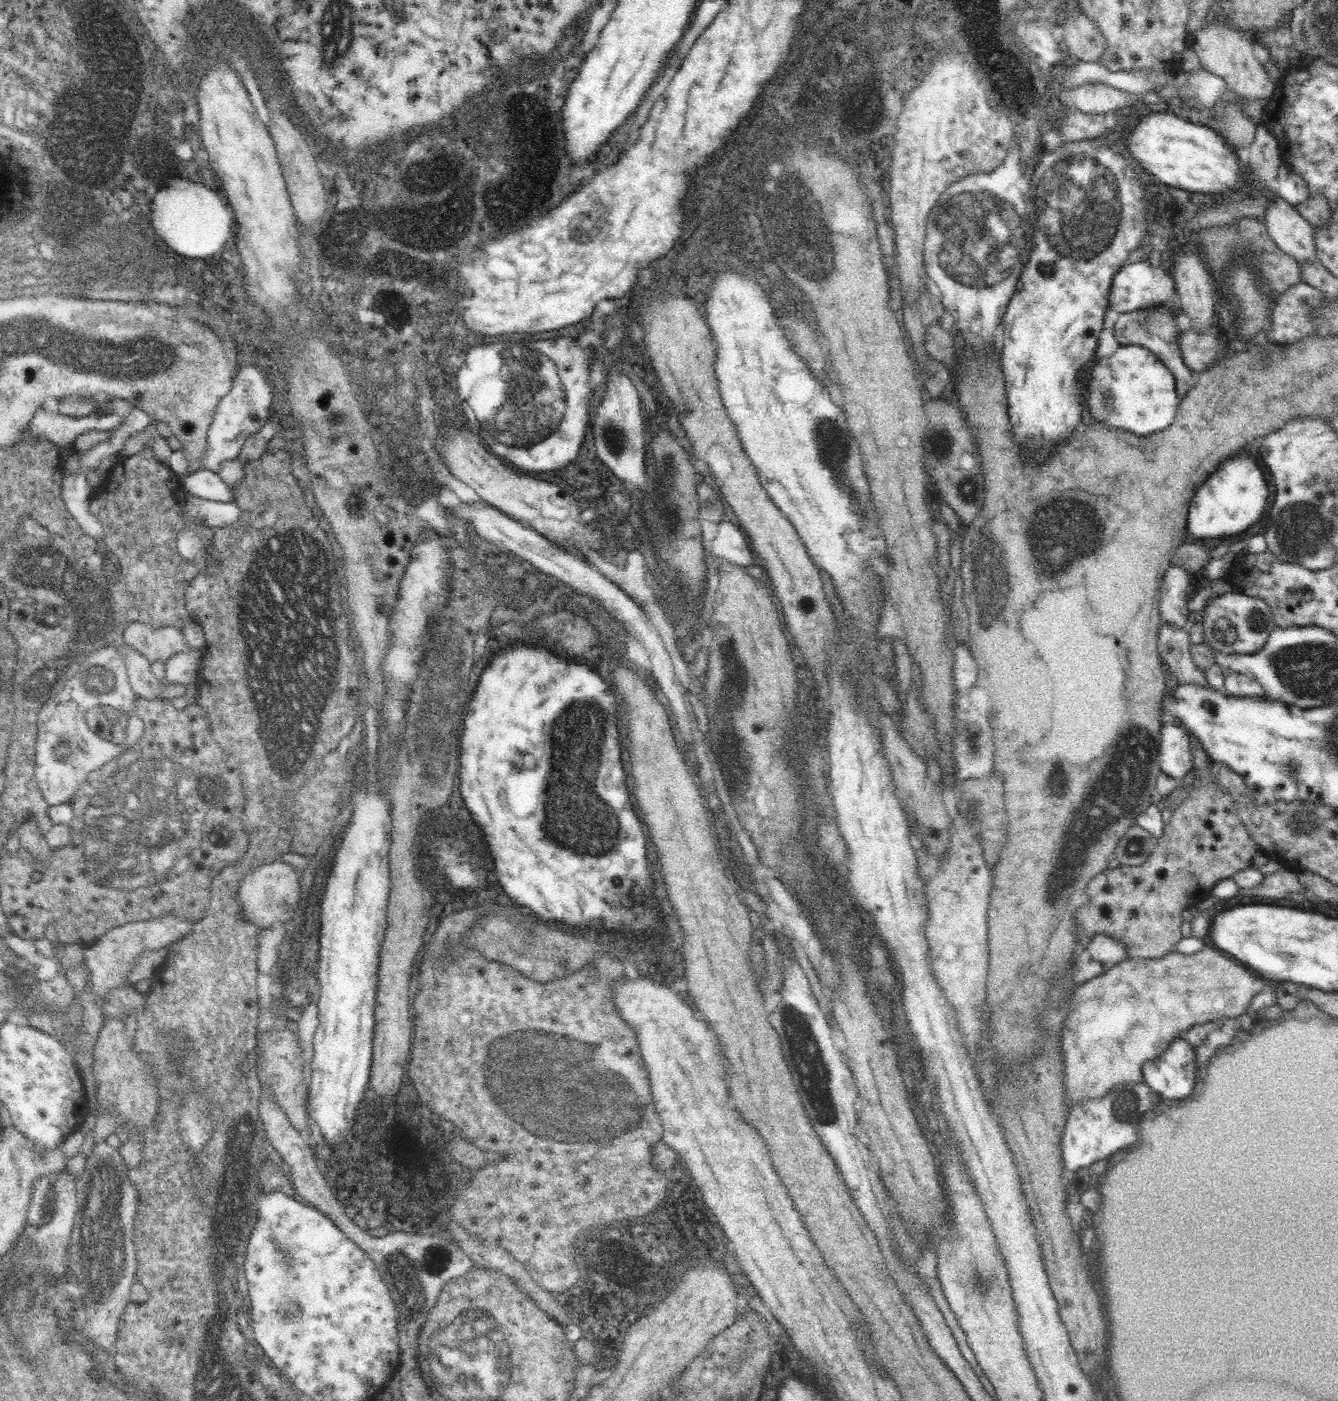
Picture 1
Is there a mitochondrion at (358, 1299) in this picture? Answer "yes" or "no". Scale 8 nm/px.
no

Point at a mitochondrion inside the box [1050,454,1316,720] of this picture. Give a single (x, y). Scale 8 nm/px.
(1256, 621)

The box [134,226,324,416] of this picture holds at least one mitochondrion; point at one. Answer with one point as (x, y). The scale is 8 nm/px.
(217, 302)

